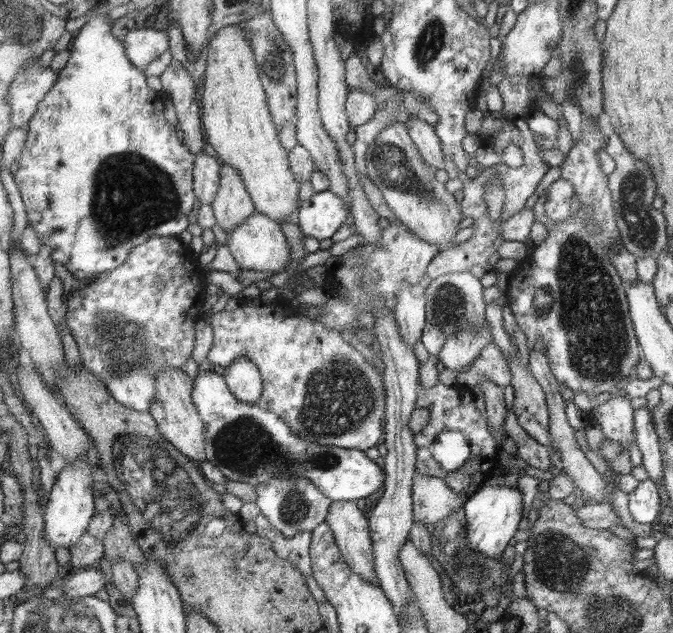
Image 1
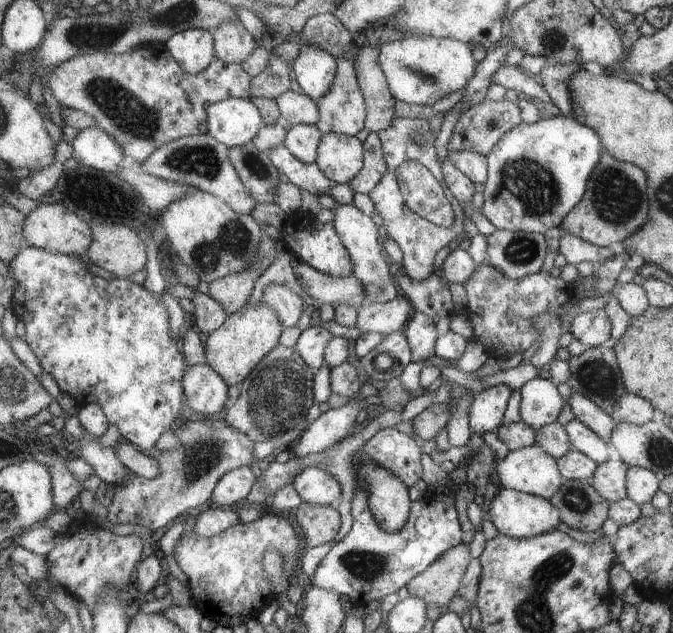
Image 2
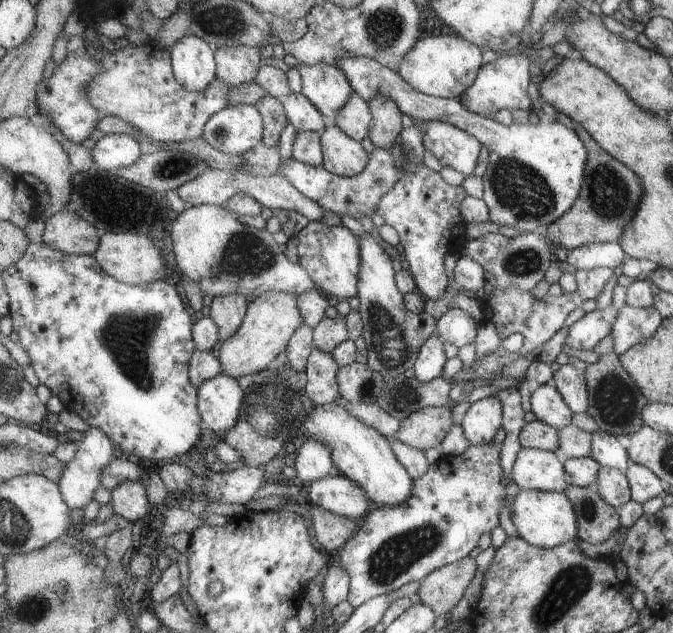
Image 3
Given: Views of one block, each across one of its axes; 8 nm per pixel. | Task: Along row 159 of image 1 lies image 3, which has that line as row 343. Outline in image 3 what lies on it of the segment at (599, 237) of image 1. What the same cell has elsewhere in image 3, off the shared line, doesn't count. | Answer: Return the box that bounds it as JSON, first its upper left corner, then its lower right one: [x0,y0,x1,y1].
[566,305,618,350]

